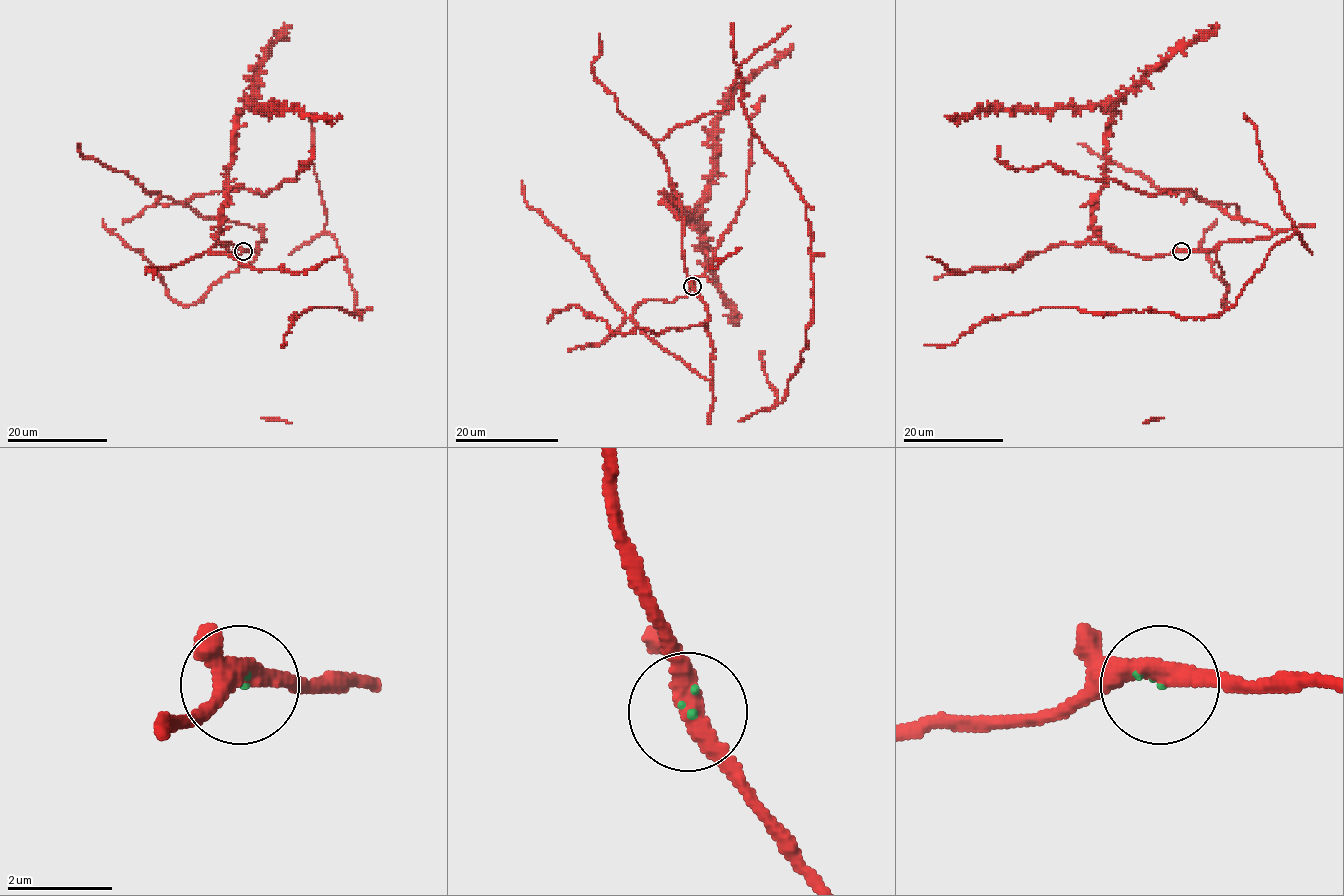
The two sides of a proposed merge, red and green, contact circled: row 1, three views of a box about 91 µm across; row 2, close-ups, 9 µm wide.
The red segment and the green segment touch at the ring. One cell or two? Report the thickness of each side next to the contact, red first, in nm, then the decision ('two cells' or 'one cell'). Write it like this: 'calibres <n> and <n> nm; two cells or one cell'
calibres 400 and 70 nm; one cell

